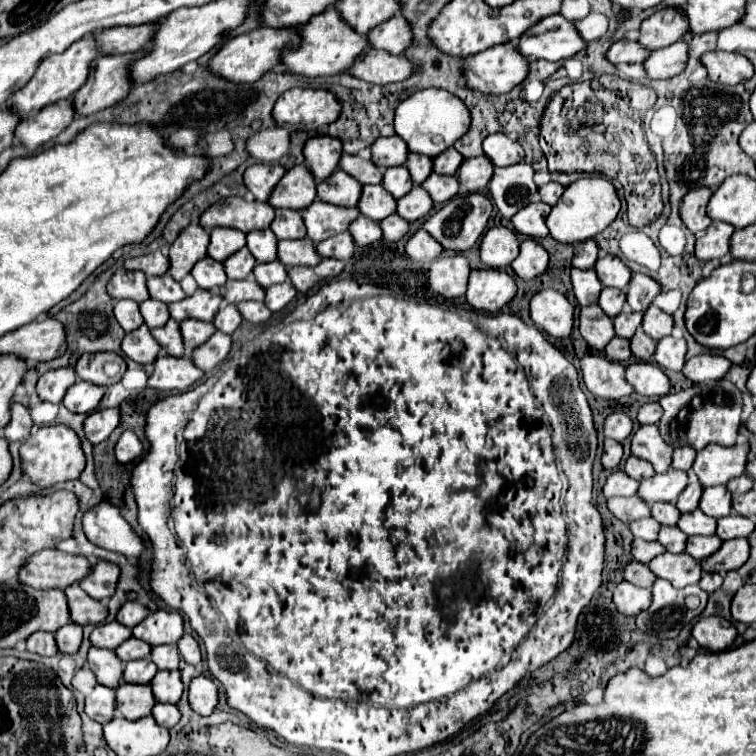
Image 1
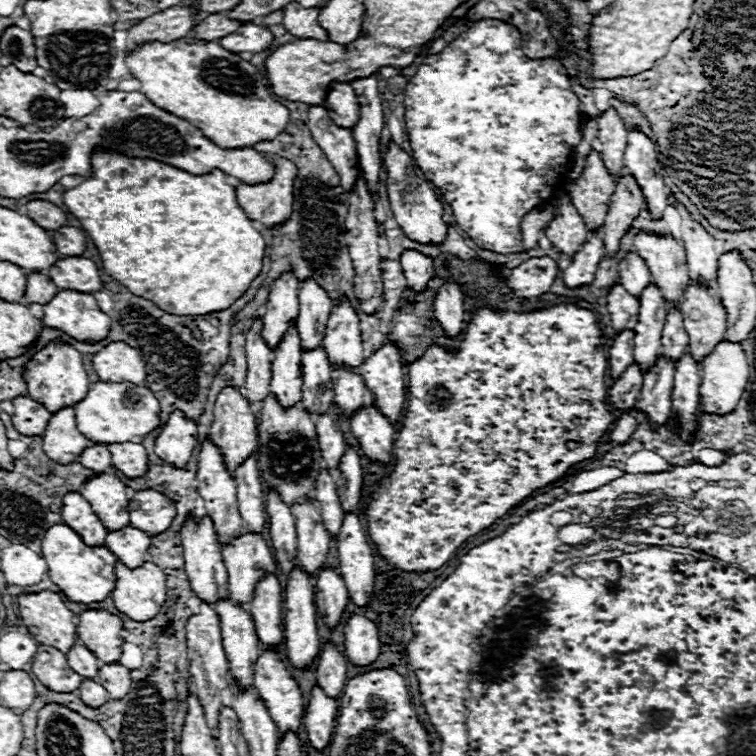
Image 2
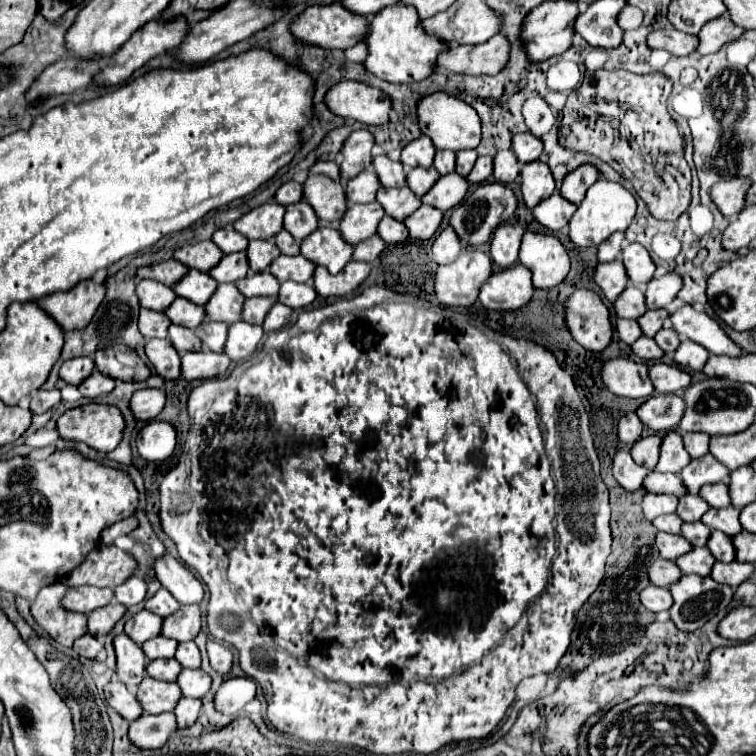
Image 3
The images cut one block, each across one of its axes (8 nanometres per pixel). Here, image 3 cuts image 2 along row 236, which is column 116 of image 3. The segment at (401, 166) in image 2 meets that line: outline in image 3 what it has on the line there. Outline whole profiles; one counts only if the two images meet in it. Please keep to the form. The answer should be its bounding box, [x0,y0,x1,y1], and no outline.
[56,402,122,452]

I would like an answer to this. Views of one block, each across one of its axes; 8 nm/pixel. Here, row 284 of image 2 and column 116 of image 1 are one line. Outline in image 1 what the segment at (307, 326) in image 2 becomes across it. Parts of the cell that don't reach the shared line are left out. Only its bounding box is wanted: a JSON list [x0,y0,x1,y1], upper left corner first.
[114,300,144,332]

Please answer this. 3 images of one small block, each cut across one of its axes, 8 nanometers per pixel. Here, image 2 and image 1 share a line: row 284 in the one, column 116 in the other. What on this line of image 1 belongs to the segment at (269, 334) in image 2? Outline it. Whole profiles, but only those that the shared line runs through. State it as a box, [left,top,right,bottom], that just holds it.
[108,266,150,302]

